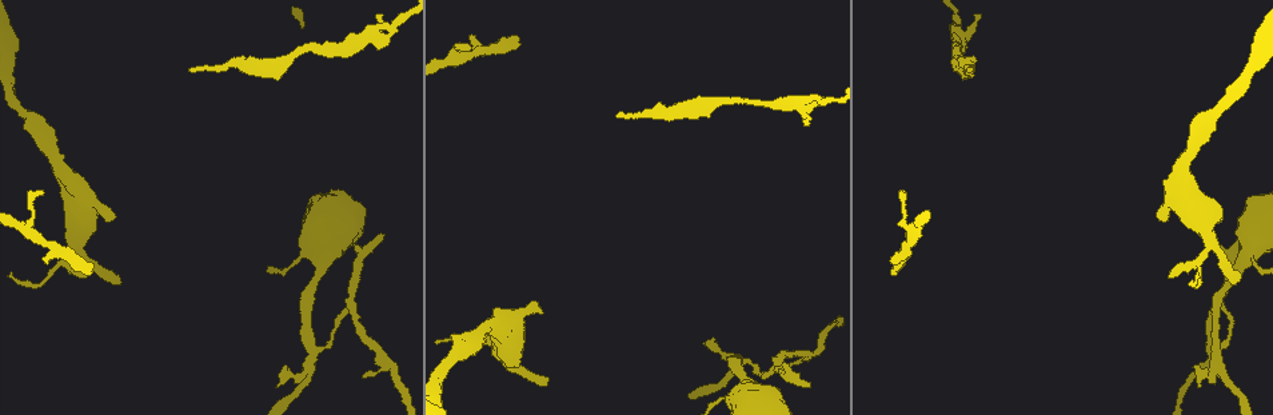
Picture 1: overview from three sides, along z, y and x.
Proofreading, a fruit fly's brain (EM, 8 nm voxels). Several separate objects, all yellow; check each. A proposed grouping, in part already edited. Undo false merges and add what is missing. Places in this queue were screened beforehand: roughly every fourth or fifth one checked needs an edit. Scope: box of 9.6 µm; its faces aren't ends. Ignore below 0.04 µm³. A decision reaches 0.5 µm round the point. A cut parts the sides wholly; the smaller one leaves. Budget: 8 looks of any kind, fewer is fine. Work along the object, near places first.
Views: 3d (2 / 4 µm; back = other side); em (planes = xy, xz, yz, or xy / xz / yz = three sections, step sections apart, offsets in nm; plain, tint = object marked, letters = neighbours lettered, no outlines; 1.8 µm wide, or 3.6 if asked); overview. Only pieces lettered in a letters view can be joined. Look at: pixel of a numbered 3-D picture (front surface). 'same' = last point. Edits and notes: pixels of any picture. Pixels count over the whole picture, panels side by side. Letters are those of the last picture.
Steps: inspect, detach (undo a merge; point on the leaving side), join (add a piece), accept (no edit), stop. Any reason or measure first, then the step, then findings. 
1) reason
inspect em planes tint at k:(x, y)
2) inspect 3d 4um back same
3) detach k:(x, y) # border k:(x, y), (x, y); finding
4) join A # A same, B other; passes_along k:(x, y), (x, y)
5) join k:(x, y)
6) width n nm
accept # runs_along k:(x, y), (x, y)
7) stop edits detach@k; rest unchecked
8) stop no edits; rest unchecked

an open end
inspect 3d 4um back at 1:(894, 272)

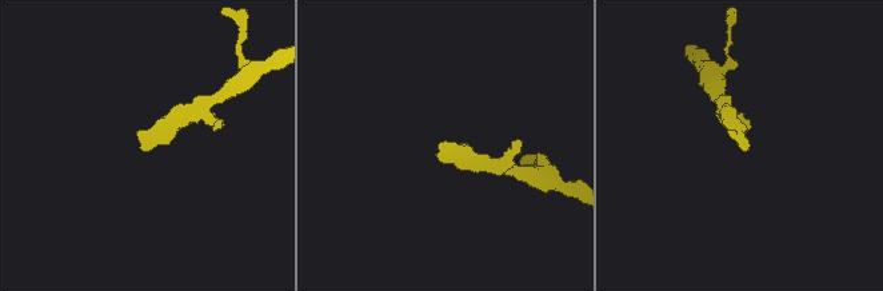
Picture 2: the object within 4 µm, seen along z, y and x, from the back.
inspect em yz step 16 tint at 2:(443, 144)

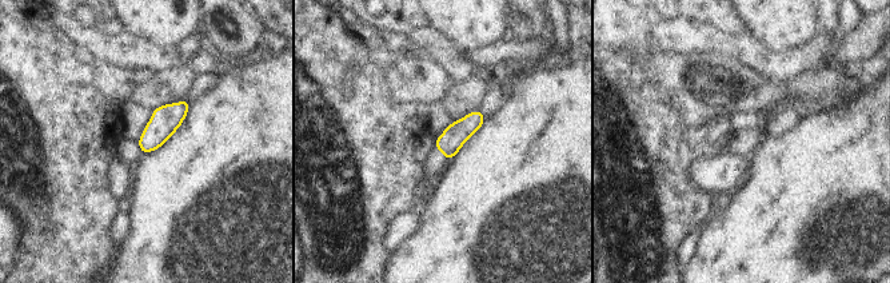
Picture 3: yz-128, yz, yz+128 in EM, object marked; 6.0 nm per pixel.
inspect em yz step 16 letters same

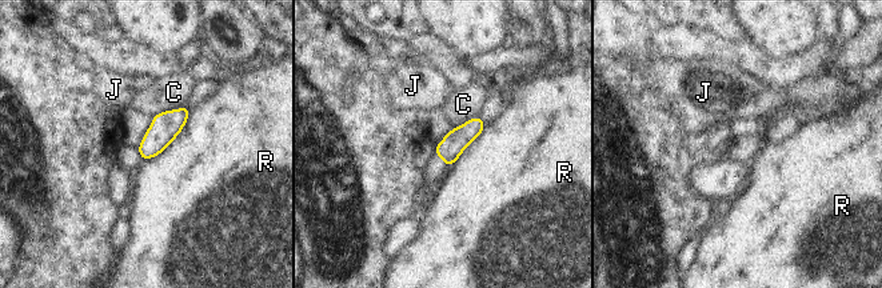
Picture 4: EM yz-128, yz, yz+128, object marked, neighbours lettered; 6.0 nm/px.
width 150 nm
accept # C other, J other, R other; border 4:(191, 111), (182, 131), (142, 160); none of them fits

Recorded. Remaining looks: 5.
inspect 3d 2um back at 1:(543, 313)

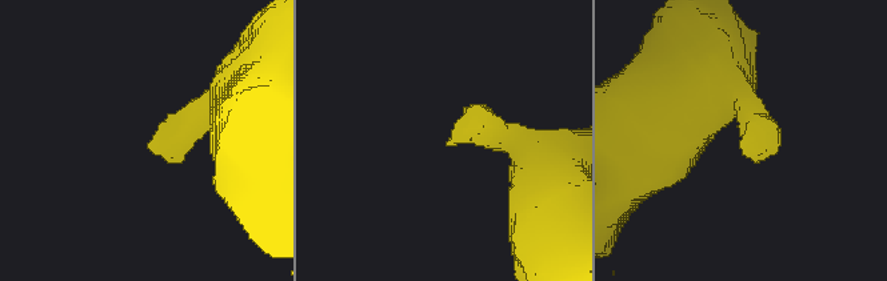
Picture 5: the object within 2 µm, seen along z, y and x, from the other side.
inspect em planes plain at 5:(149, 147)

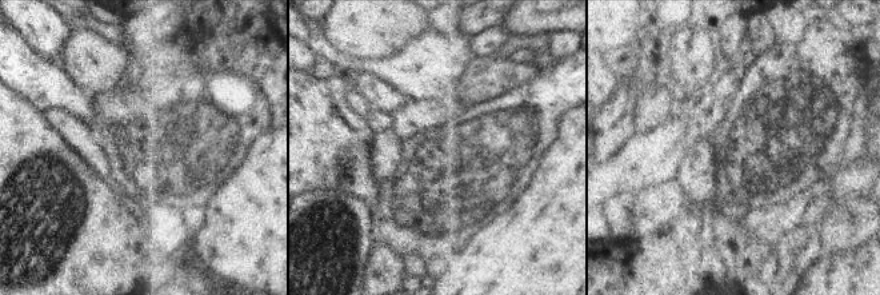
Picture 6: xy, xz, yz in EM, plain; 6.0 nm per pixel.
inspect em planes letters same

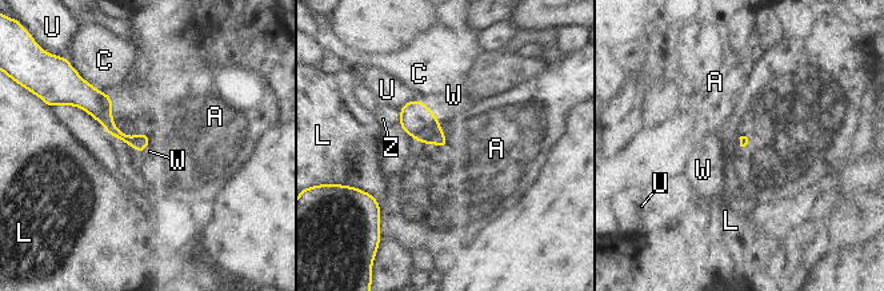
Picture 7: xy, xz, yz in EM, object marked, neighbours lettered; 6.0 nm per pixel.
longest_contact A 380 nm
join W # A other, C other, L other, U other, W same, Z other; passes_along 7:(416, 119), (428, 110), (454, 95); the cell continues

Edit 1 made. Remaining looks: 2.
stop edits join@7; rest unchecked

